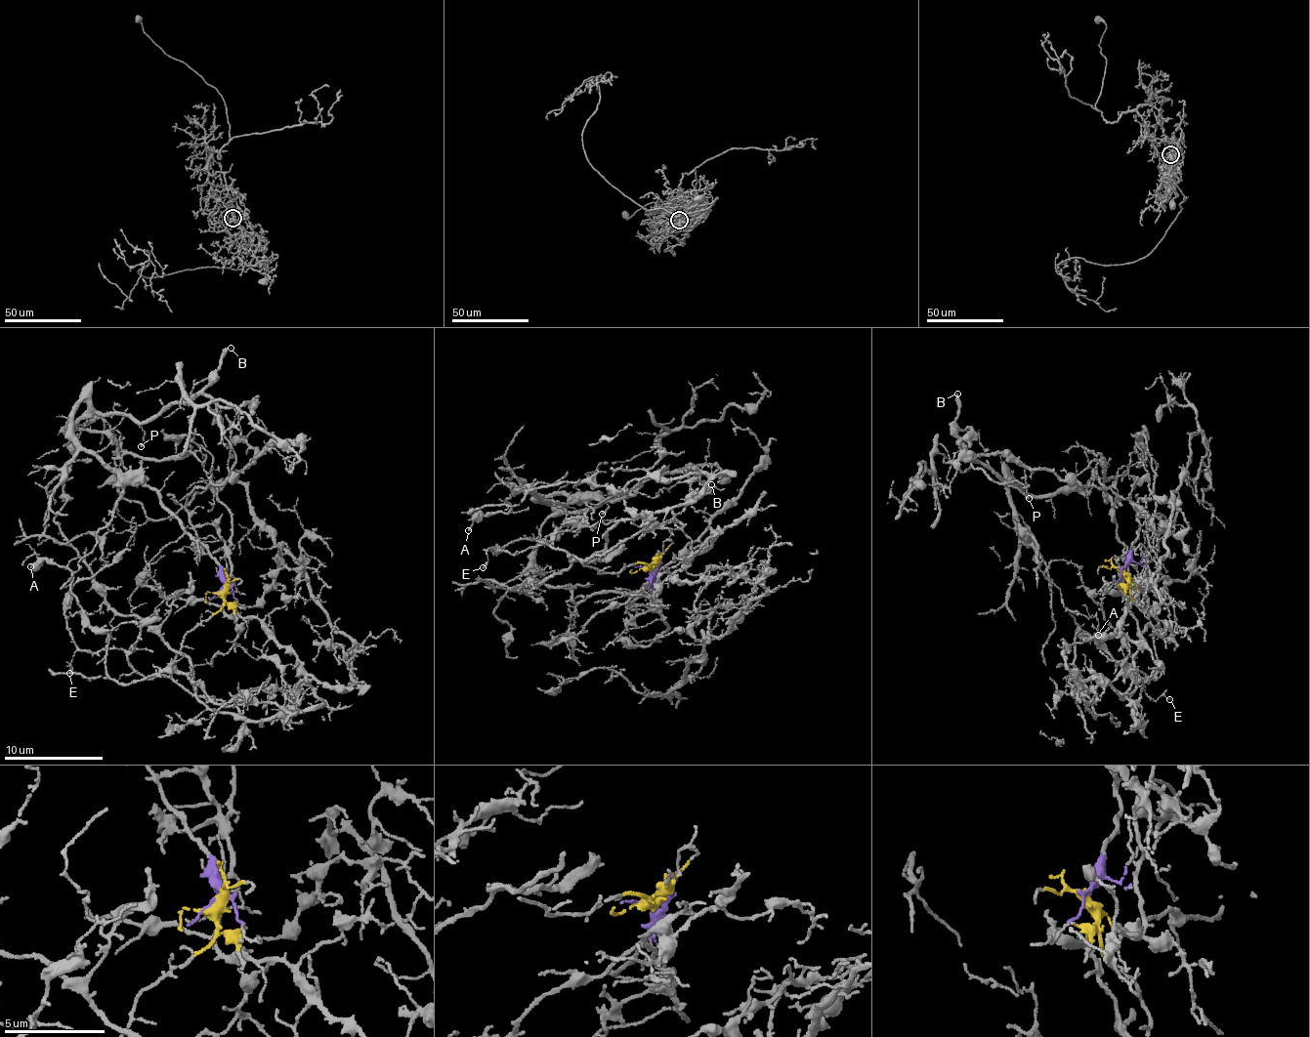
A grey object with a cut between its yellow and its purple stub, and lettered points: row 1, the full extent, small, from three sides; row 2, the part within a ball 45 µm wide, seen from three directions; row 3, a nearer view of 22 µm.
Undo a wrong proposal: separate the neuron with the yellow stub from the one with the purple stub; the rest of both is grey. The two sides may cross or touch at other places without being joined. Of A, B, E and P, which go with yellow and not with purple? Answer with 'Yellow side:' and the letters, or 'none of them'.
Yellow side: A, E

